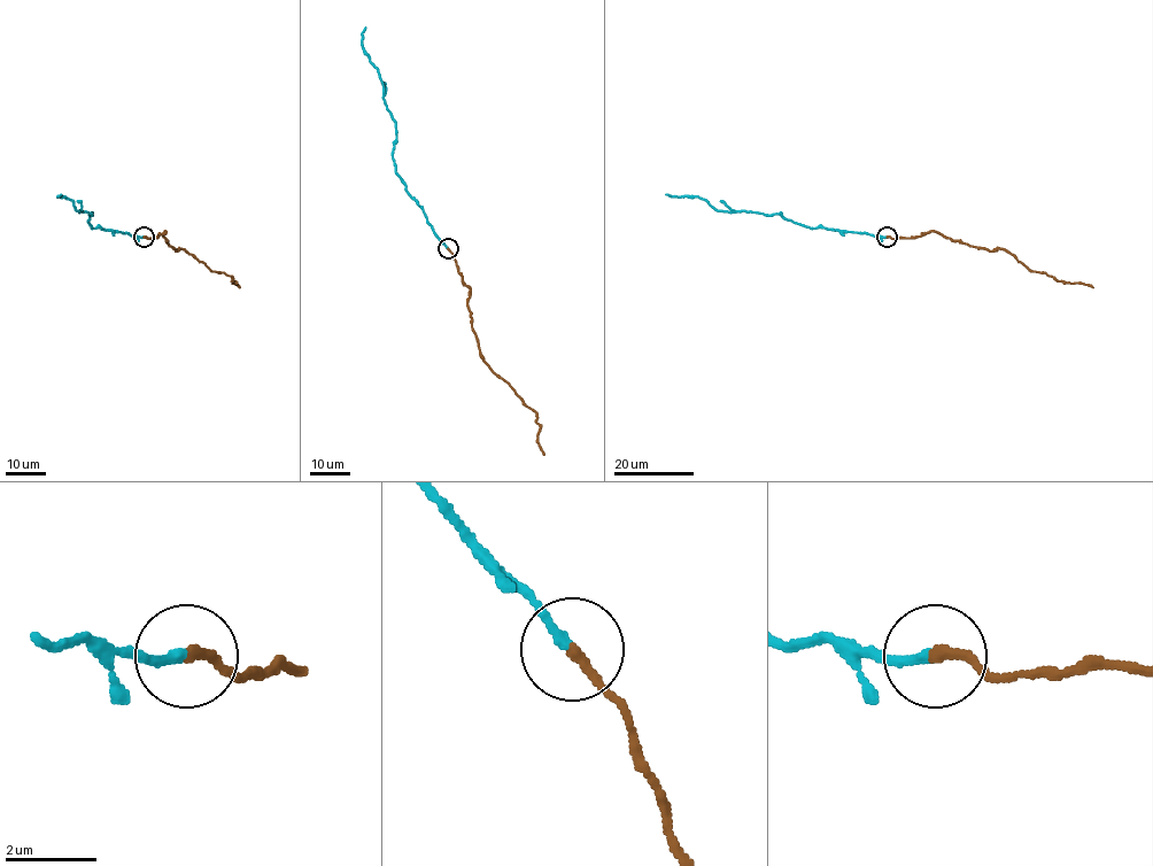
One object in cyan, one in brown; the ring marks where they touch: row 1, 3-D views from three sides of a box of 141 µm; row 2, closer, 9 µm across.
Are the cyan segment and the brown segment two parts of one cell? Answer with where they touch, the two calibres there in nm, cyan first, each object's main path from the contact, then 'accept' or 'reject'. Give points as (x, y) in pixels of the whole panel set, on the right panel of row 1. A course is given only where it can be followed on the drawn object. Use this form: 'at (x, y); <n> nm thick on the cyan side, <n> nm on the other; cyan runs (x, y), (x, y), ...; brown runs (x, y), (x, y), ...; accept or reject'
at (887, 237); 220 nm thick on the cyan side, 240 nm on the other; cyan runs (887, 237), (811, 227), (780, 214), (720, 211), (698, 196), (665, 194); brown runs (887, 237), (914, 238), (936, 231), (970, 246), (990, 250), (999, 248), (1031, 271), (1093, 287); reject

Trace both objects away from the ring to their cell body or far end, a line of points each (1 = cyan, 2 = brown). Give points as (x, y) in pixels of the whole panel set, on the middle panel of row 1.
1: (448, 248), (396, 172), (392, 154), (396, 124), (382, 98), (378, 70), (362, 46), (365, 26)
2: (448, 248), (463, 283), (470, 288), (467, 308), (480, 356), (536, 412), (540, 426), (538, 442), (544, 455)

